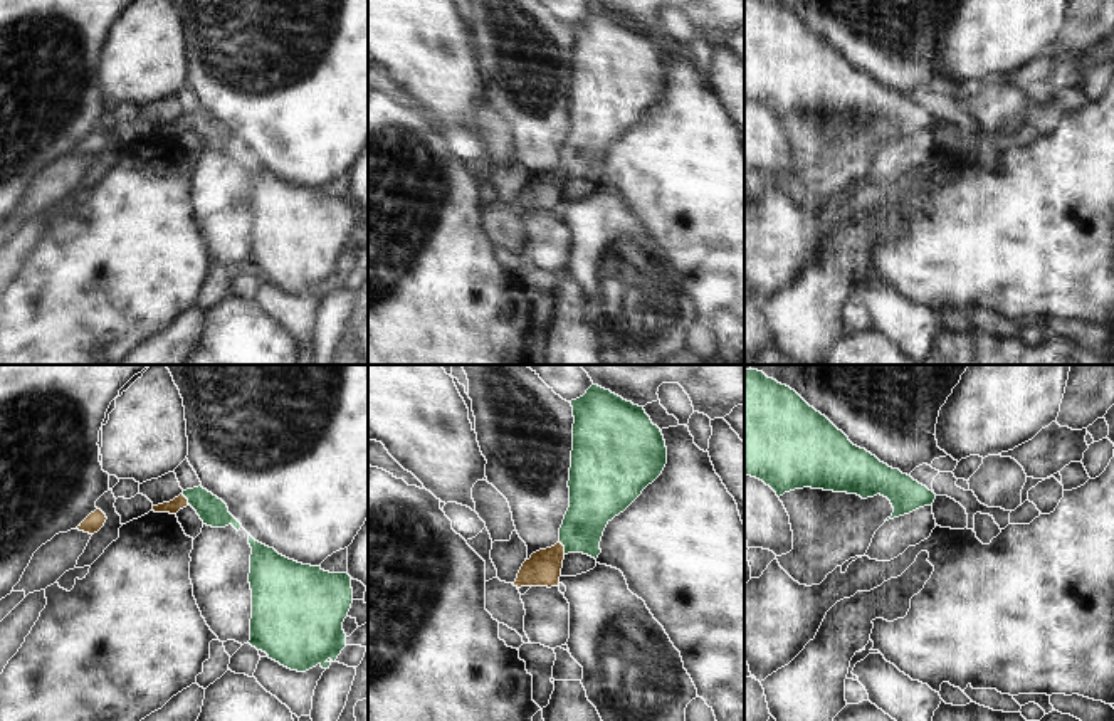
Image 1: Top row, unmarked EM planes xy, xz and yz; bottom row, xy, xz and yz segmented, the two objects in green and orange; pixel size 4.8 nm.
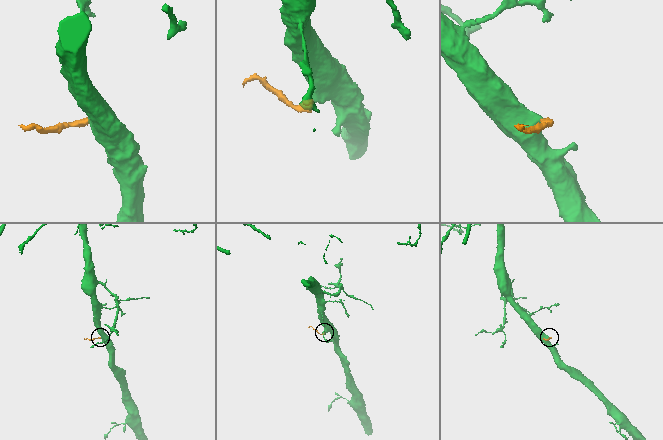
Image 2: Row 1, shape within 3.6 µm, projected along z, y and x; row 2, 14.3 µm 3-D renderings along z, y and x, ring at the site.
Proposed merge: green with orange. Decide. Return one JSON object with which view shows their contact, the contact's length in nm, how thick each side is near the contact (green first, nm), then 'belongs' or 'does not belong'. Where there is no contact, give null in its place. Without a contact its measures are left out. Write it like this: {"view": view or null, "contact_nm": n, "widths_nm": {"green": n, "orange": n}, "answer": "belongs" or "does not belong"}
{"view": "xz", "contact_nm": 70, "widths_nm": {"green": 220, "orange": 170}, "answer": "belongs"}

